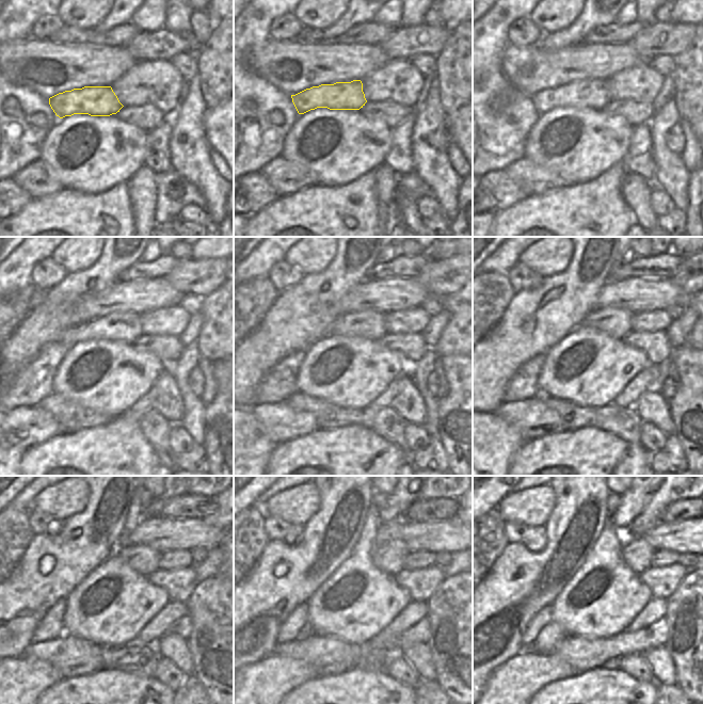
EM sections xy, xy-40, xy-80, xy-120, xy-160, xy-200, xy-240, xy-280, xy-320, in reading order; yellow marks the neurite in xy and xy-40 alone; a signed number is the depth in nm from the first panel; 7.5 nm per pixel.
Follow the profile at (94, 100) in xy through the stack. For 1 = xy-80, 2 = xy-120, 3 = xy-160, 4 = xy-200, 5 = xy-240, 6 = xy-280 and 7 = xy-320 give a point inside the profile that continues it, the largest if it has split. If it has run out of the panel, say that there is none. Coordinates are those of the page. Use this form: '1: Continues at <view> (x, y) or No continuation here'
1: Continues at xy-80 (593, 93)
2: Continues at xy-120 (126, 326)
3: Continues at xy-160 (369, 324)
4: Continues at xy-200 (617, 322)
5: Continues at xy-240 (144, 560)
6: Continues at xy-280 (388, 557)
7: Continues at xy-320 (636, 552)

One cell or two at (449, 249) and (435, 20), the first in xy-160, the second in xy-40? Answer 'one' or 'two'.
two

